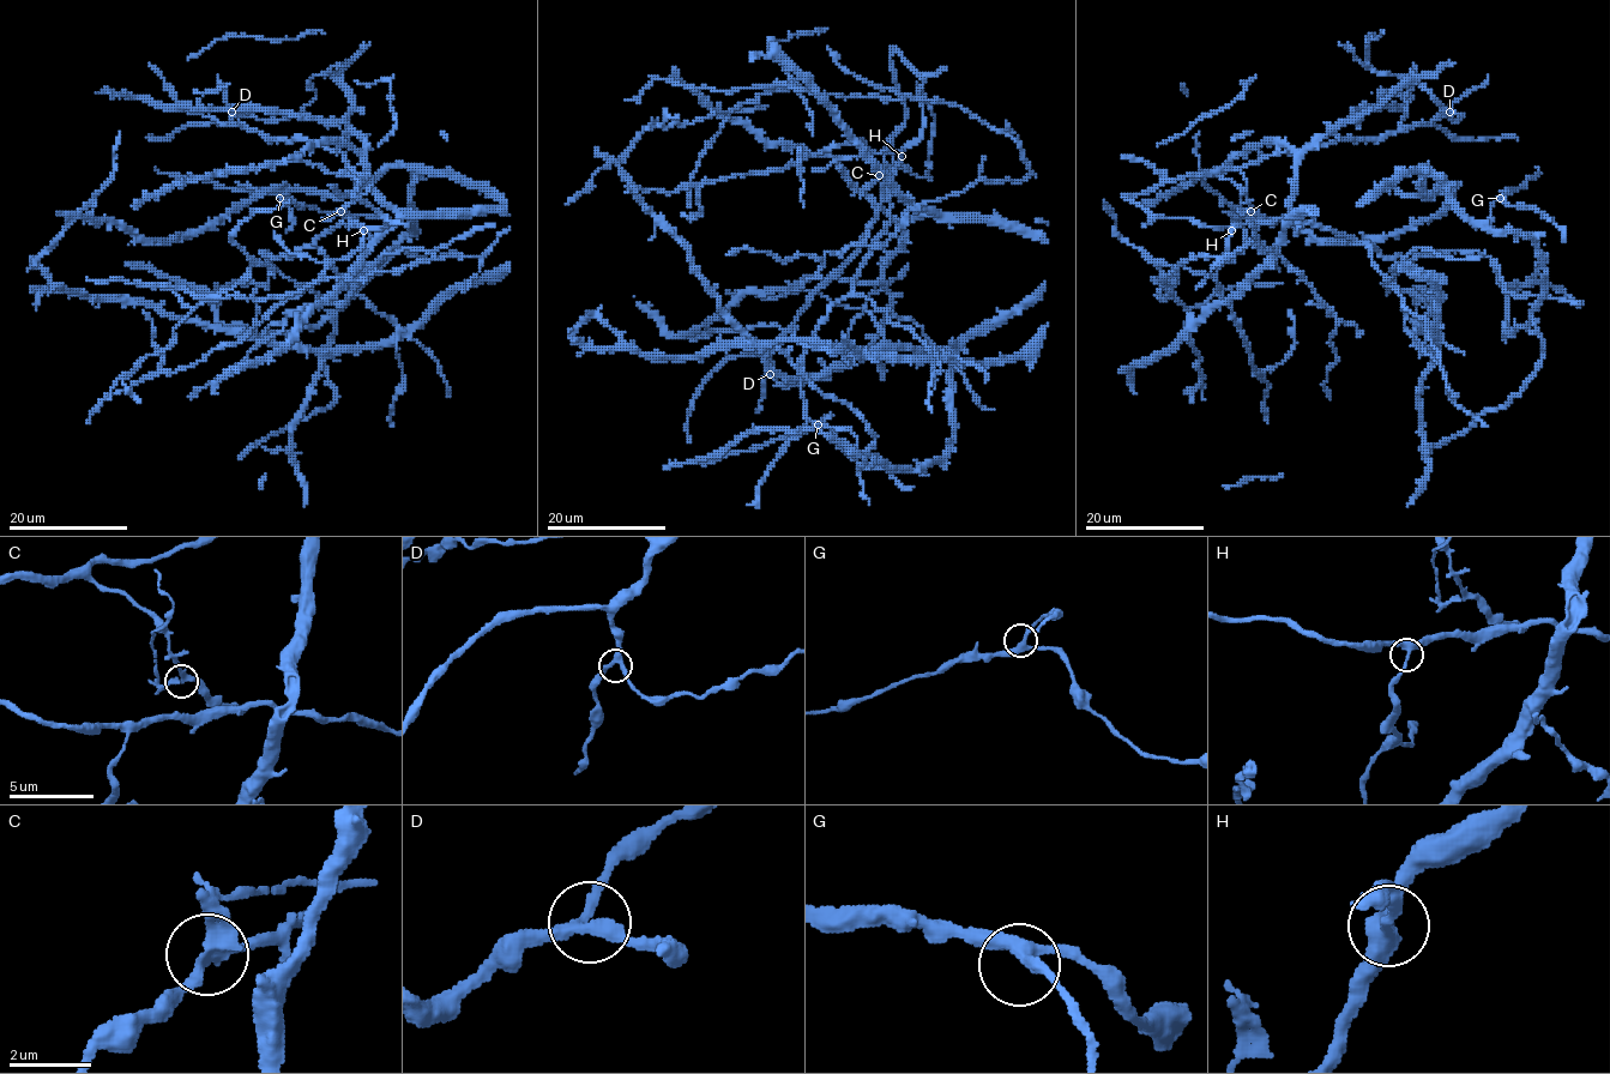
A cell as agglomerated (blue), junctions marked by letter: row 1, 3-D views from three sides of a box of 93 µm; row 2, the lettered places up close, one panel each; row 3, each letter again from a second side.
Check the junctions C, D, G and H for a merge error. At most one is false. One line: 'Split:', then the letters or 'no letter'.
Split: C

